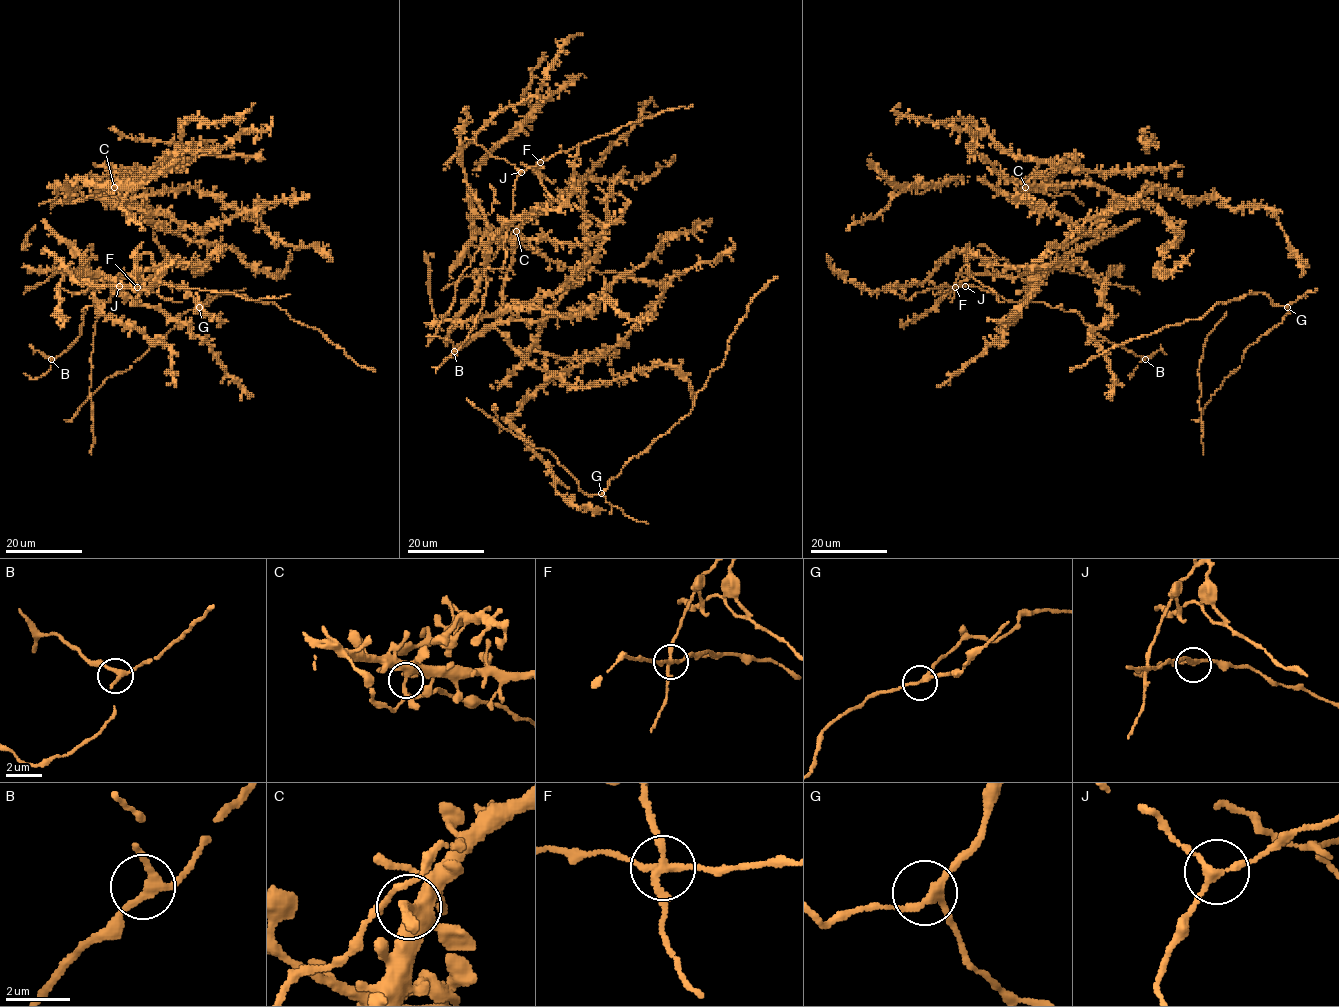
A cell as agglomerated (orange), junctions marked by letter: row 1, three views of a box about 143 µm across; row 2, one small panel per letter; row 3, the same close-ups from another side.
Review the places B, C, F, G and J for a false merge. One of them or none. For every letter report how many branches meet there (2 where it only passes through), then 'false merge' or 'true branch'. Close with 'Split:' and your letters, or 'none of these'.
B: 3 branches meet; true branch
C: 4 branches meet; true branch
F: 4 branches meet; false merge
G: 3 branches meet; true branch
J: 3 branches meet; true branch
Split: F

